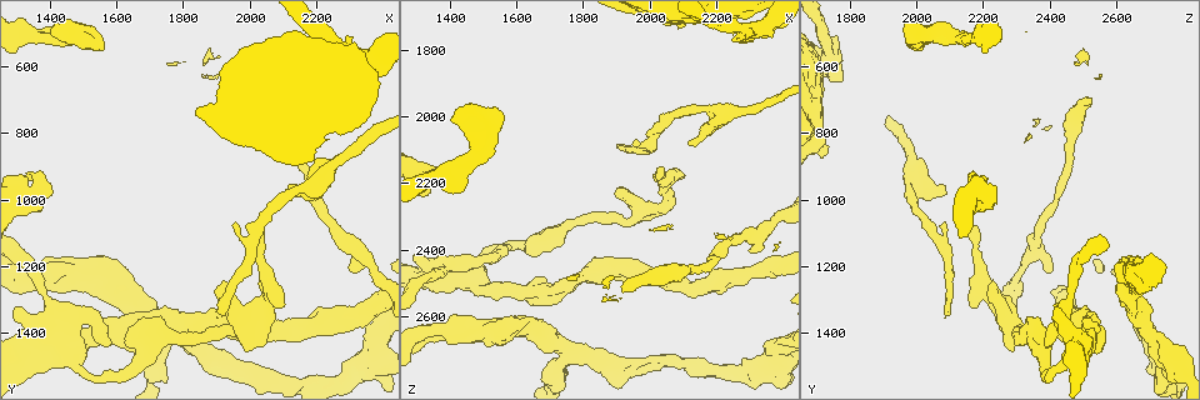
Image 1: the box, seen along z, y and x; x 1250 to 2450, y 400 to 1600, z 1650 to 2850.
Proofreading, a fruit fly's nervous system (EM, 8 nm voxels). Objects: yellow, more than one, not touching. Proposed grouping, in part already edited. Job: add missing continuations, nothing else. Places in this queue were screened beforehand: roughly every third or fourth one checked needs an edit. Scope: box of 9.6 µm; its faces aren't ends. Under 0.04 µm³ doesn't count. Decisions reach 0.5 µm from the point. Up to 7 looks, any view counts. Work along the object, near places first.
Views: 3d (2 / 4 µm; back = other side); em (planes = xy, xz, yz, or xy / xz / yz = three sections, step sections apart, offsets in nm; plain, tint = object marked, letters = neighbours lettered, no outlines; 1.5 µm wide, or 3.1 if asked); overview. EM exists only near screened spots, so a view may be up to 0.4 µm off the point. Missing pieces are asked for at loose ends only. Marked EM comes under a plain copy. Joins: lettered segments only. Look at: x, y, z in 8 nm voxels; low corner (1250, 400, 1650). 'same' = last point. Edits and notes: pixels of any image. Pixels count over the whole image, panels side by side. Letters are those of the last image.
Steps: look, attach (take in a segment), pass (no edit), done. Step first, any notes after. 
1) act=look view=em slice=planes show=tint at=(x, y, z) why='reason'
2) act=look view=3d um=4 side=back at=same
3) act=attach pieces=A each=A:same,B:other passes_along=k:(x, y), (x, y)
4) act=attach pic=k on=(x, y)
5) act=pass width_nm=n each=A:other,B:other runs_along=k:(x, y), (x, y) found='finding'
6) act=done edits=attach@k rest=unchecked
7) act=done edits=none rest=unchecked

act=look view=em slice=planes show=letters at=(2120, 960, 2090) why='branch stops here'

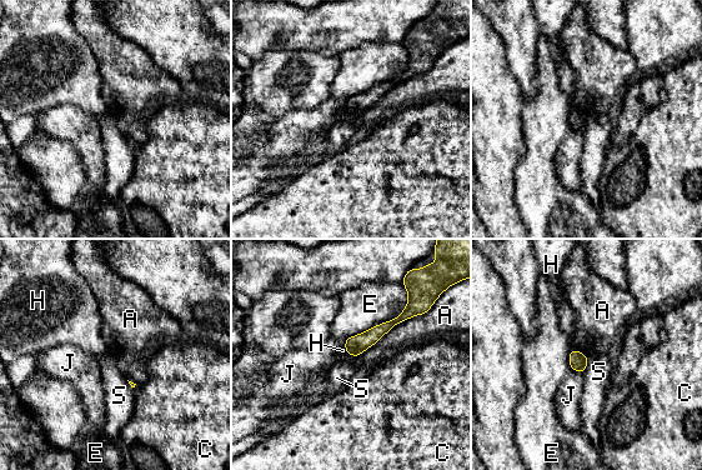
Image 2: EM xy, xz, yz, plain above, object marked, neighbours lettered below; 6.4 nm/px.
act=pass longest_contact=A:550nm each=A:other,C:other,E:other,H:other,J:other,S:other found='none of them fits'

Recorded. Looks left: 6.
act=look view=3d um=4 at=(1930, 1350, 2100)

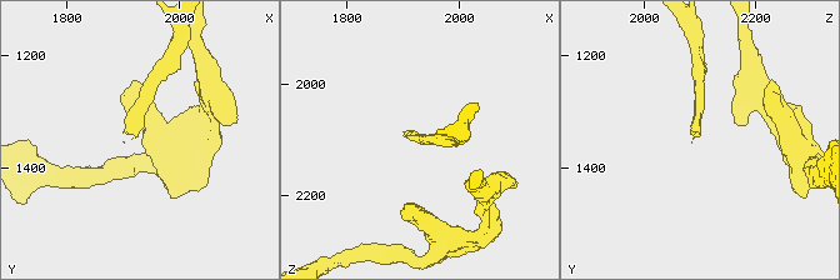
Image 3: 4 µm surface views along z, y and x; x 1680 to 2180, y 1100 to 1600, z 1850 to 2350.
act=look view=em slice=yz step=8 show=letters at=(1925, 1350, 2095) why='now the EM'

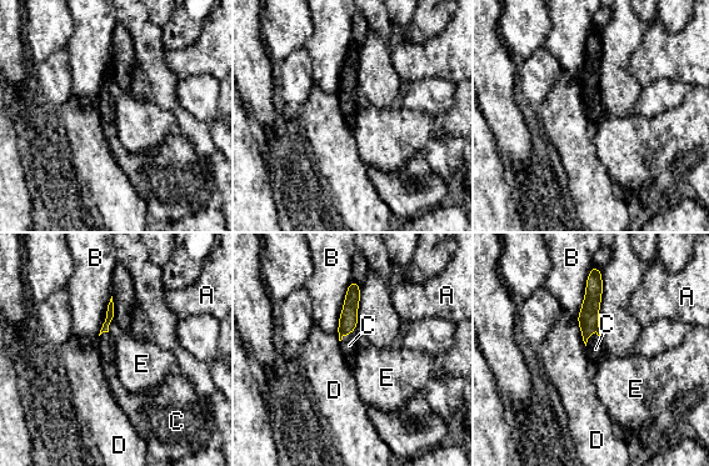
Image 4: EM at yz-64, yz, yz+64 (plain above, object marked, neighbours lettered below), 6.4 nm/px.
act=look view=em slice=xy step=8 show=letters at=same

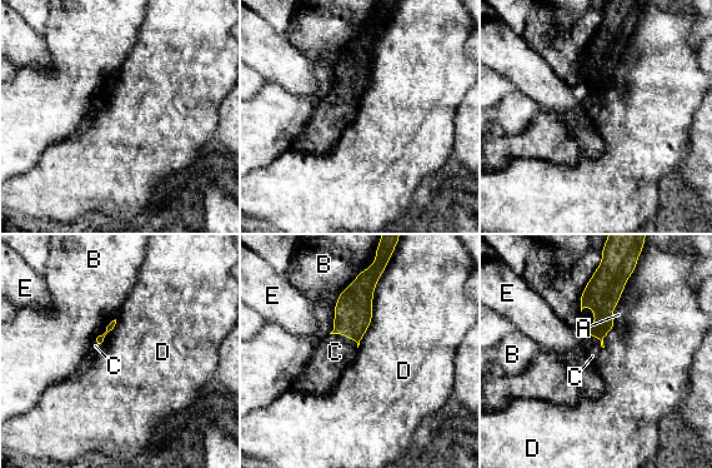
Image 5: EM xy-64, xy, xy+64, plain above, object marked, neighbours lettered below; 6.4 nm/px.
act=attach pieces=C width_nm=100 each=A:other,B:other,C:same,D:other,E:other passes_along=5:(352, 313), (345, 334), (335, 352) found='it goes on there'

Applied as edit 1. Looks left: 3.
act=look view=3d um=4 at=(2310, 1220, 2400) why='branch stops here'

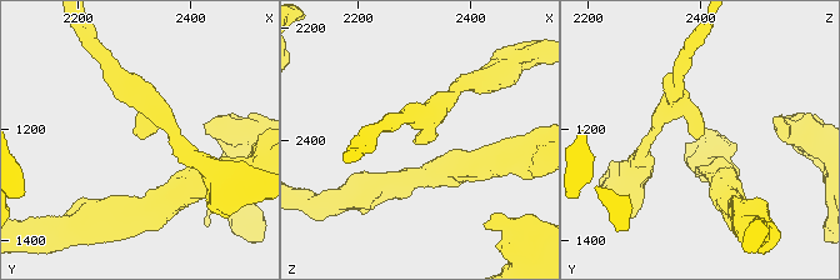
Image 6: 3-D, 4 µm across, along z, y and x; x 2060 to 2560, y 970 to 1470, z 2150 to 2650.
act=look view=em slice=yz step=8 show=letters at=(2305, 1210, 2405) why='need the tissue'

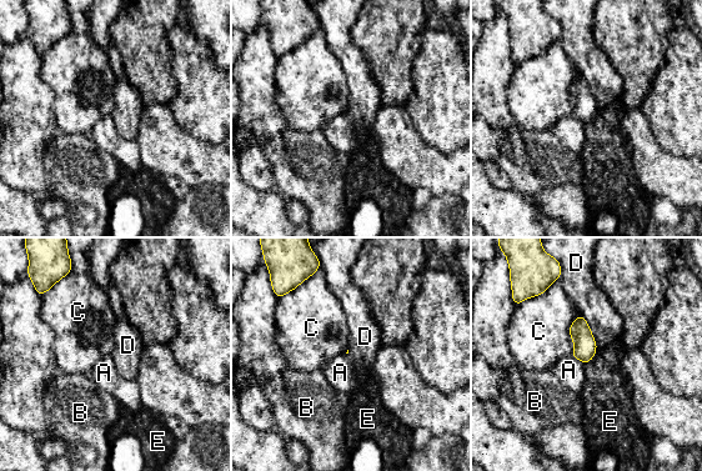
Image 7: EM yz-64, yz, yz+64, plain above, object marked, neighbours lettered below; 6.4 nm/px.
act=look view=em slice=planes show=letters at=same

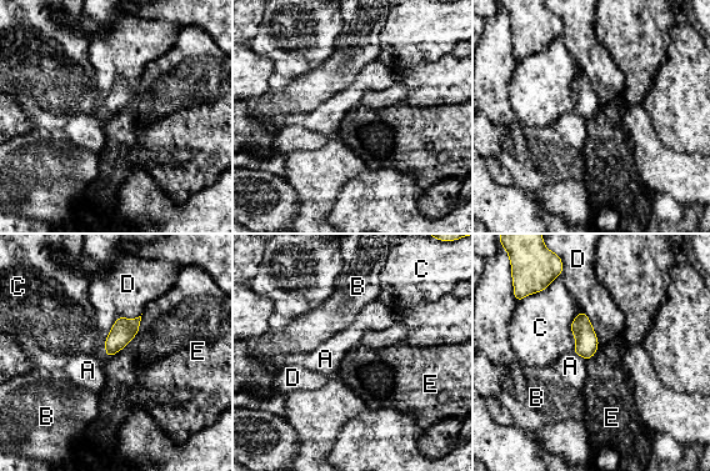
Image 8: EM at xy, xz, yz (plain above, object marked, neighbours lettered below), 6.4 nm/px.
act=pass each=A:other,B:other,C:other,D:other,E:other border=8:(143, 314), (138, 332), (106, 357) found='no lettered segment goes on from it'

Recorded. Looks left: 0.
act=done edits=attach@5 rest=unchecked

